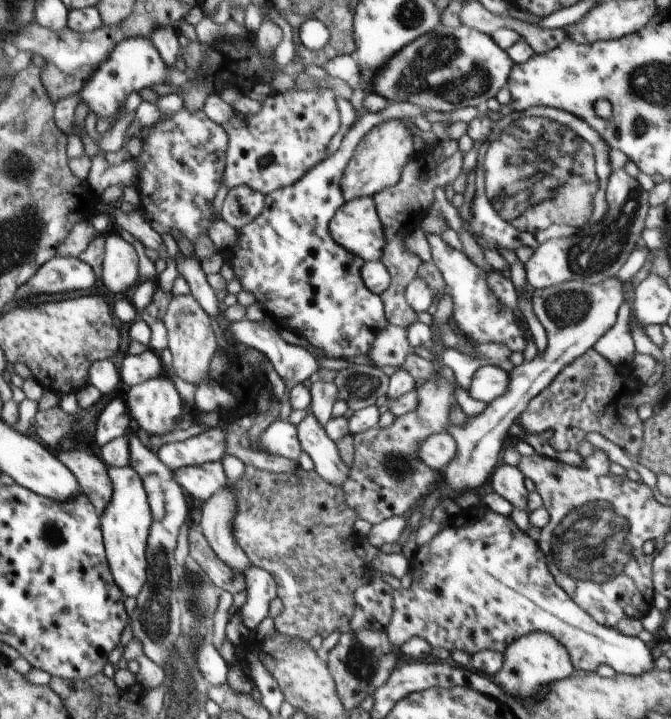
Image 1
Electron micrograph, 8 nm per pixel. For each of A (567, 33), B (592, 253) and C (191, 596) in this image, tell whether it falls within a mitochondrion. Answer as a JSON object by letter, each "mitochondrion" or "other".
{"A":"other","B":"mitochondrion","C":"mitochondrion"}

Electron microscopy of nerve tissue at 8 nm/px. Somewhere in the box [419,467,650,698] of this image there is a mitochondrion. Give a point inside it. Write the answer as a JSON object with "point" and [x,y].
{"point":[593,544]}

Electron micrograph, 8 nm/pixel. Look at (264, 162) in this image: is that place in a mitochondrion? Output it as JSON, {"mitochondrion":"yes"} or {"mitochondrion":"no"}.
{"mitochondrion":"yes"}

